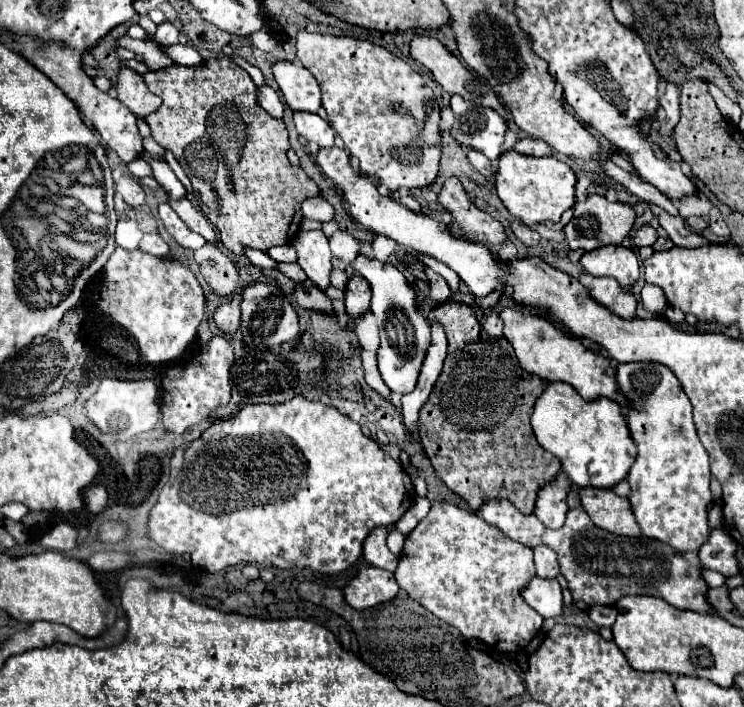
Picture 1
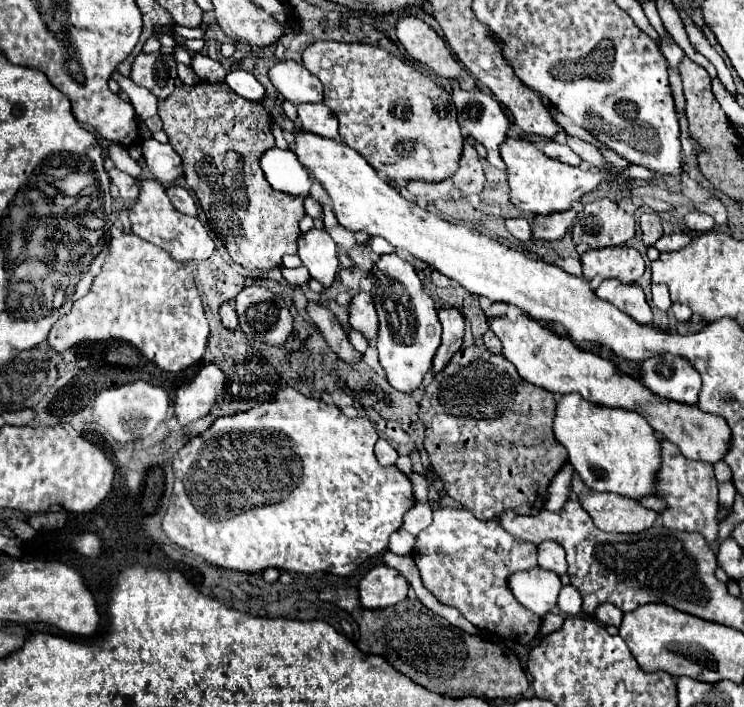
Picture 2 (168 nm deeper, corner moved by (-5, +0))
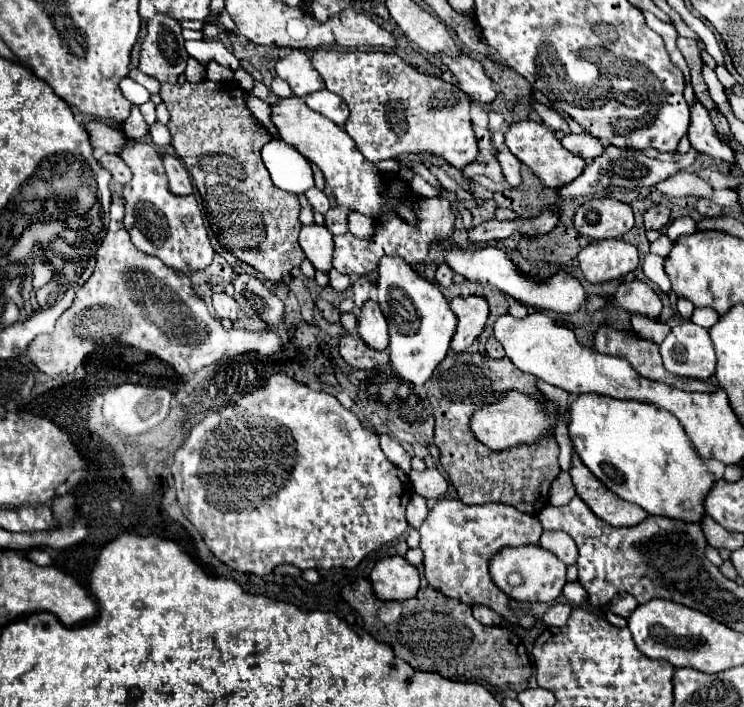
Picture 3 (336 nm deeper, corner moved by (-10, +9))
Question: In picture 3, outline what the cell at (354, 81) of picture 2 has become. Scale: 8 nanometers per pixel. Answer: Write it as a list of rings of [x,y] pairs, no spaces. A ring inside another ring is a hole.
[[[314,50],[312,64],[318,74],[324,78],[326,88],[344,98],[350,108],[350,118],[346,122],[346,132],[356,140],[356,148],[360,148],[362,156],[372,164],[380,160],[398,158],[402,154],[424,154],[432,152],[446,158],[452,166],[464,168],[478,156],[478,144],[470,122],[470,100],[456,86],[448,84],[440,78],[426,76],[418,72],[414,66],[404,62],[396,54],[388,52],[336,52],[336,50]]]

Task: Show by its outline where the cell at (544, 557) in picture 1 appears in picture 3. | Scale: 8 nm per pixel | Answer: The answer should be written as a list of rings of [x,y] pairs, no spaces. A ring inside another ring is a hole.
[[[544,532],[540,538],[540,546],[554,552],[564,564],[576,564],[578,548],[574,540],[564,532]]]

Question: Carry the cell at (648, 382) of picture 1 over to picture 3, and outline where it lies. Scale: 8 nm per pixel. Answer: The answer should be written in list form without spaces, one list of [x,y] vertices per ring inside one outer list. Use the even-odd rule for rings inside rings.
[[[682,322],[660,344],[664,366],[672,374],[708,380],[716,372],[716,352],[706,328]]]

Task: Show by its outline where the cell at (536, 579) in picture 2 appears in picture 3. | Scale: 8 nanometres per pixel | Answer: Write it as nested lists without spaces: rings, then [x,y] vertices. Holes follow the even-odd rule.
[[[528,544],[520,548],[502,548],[500,552],[496,552],[496,556],[492,556],[488,564],[492,582],[516,602],[552,602],[560,596],[566,584],[566,564],[560,562],[552,552],[540,548],[538,544]],[[512,572],[518,572],[524,578],[522,586],[512,586],[508,582],[508,576]]]

